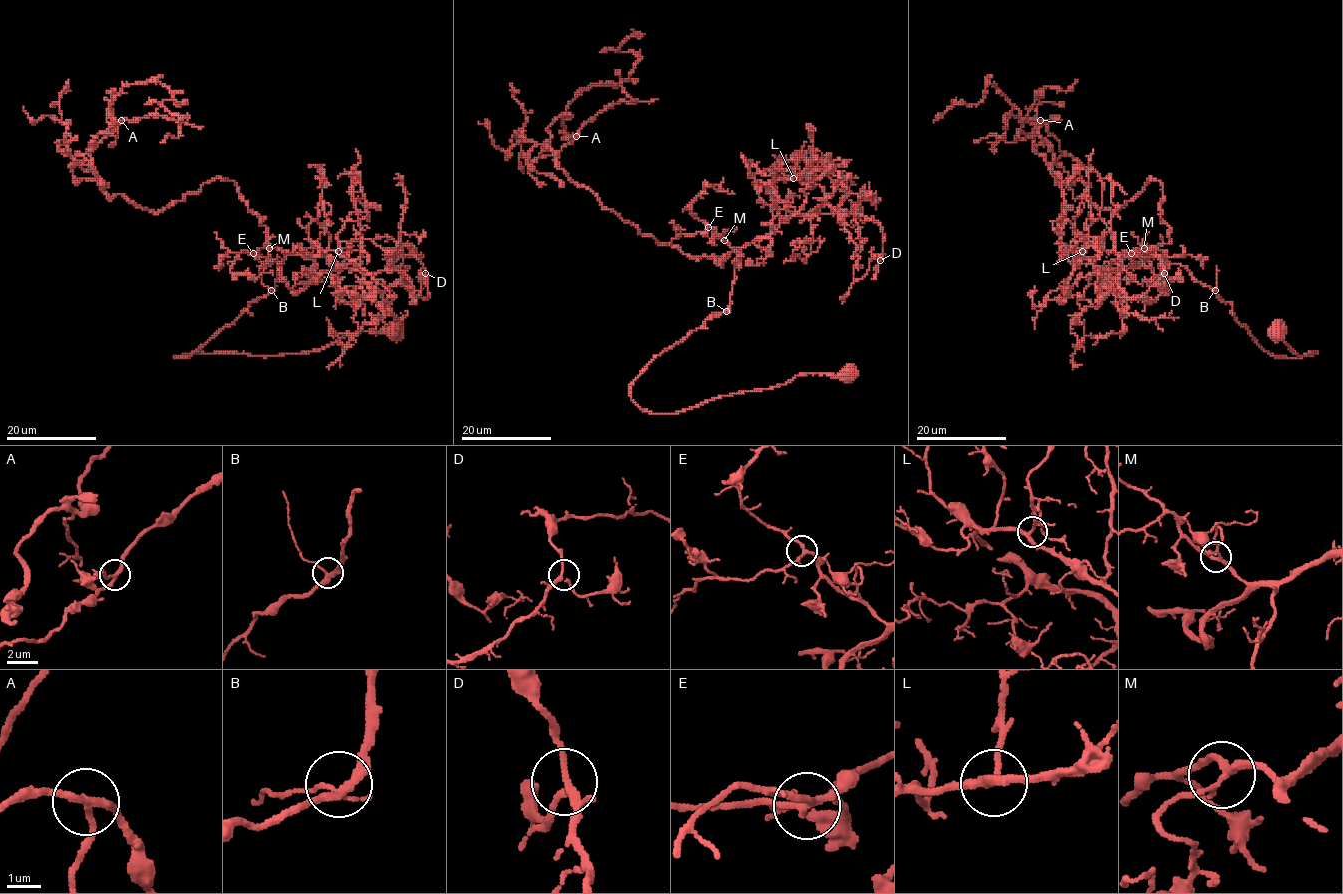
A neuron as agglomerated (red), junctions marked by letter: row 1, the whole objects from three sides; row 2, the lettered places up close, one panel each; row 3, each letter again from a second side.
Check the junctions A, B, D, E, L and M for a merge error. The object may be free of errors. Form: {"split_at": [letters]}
{"split_at": []}

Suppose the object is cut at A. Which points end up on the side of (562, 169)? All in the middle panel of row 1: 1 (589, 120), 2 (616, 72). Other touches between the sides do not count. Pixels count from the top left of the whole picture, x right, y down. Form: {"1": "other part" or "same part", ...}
{"1": "other part", "2": "other part"}

